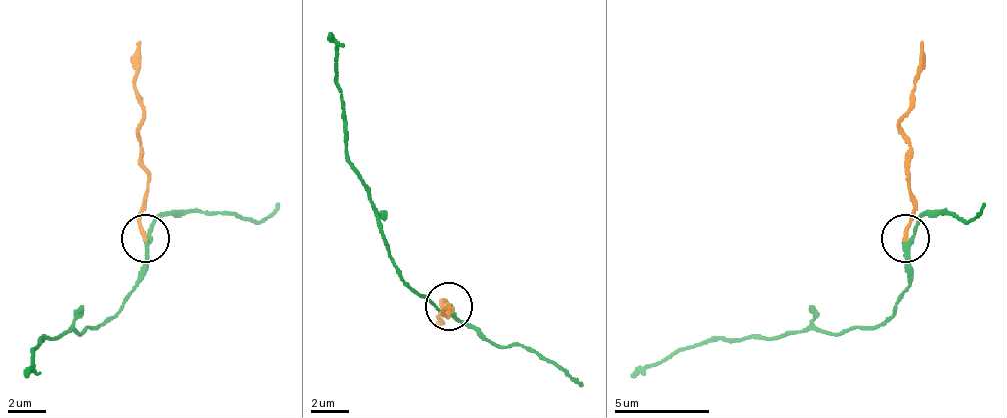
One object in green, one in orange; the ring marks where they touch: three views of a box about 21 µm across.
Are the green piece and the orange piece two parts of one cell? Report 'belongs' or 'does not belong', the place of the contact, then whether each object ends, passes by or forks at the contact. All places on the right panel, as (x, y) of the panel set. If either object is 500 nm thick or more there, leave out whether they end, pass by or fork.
does not belong; place (905, 238); green passes by; orange ends

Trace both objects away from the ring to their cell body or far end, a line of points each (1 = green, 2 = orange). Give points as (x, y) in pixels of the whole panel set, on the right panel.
1: (906, 240), (906, 292), (877, 325), (839, 335), (787, 330), (758, 340), (701, 340), (644, 364), (629, 378)
2: (906, 240), (911, 211), (911, 173), (901, 115), (916, 87), (920, 39)

